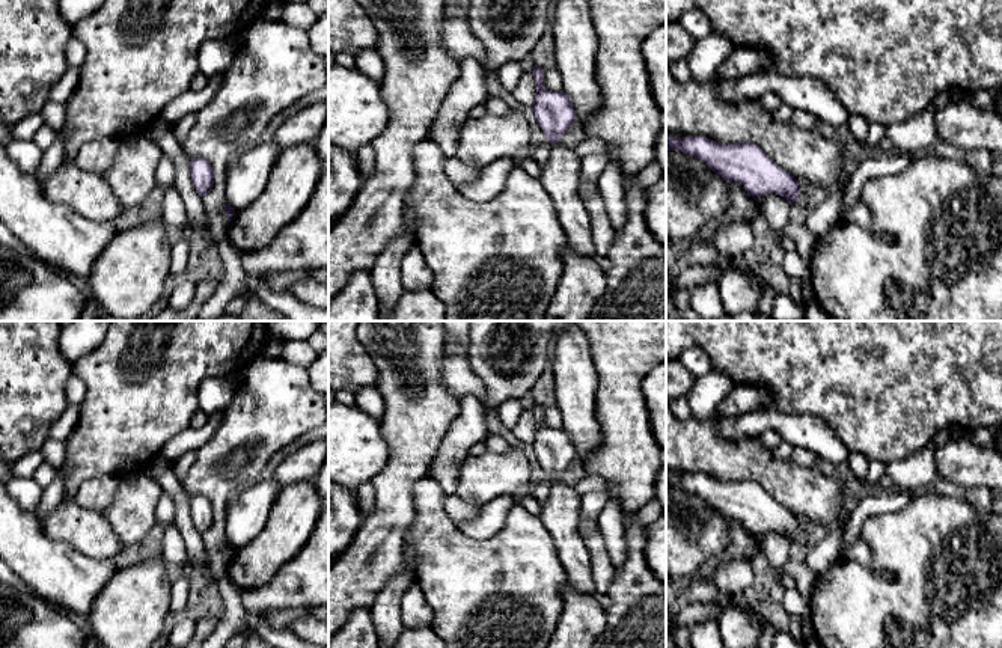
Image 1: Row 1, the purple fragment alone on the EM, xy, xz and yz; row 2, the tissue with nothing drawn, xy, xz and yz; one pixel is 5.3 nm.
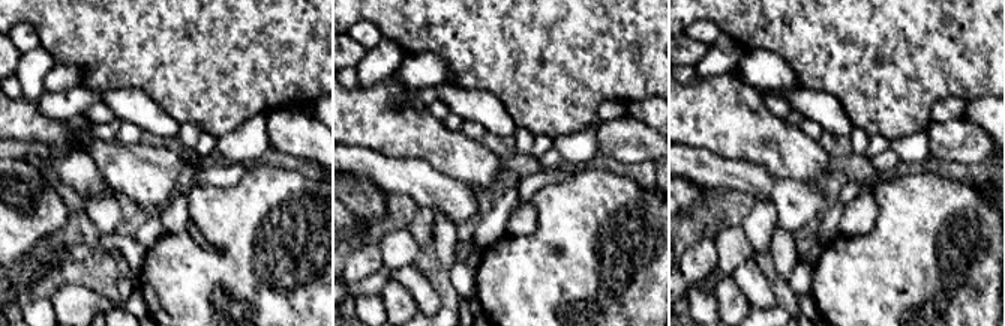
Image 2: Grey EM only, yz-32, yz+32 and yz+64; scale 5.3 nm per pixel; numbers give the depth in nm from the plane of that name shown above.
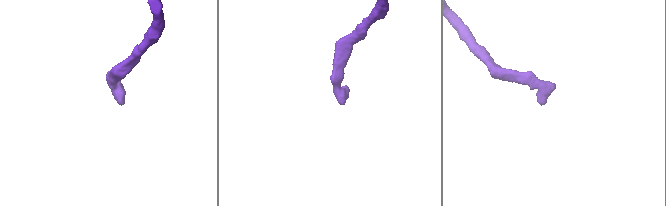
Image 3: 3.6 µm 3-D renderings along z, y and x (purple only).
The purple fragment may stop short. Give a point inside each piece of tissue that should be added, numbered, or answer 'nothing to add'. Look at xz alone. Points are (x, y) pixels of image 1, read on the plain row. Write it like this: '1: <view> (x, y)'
1: xz (561, 513)

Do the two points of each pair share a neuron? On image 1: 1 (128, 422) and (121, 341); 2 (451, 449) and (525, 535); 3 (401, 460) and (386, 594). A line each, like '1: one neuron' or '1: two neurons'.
1: one neuron
2: two neurons
3: two neurons

